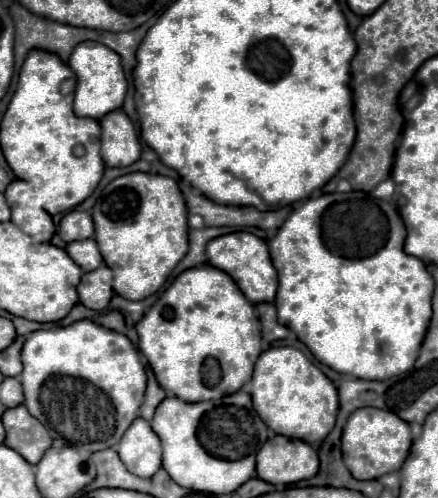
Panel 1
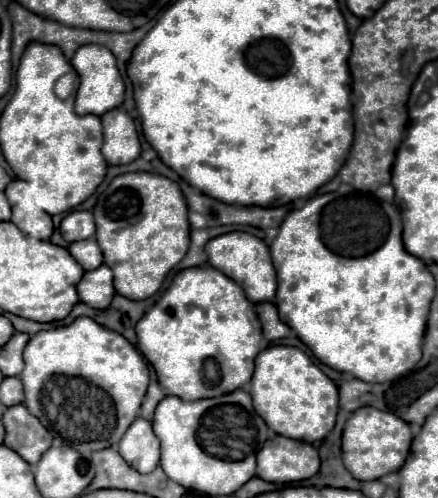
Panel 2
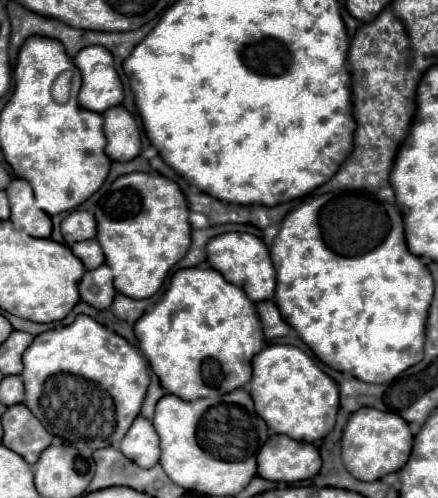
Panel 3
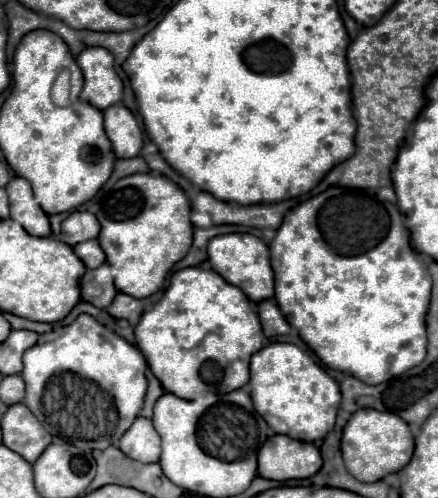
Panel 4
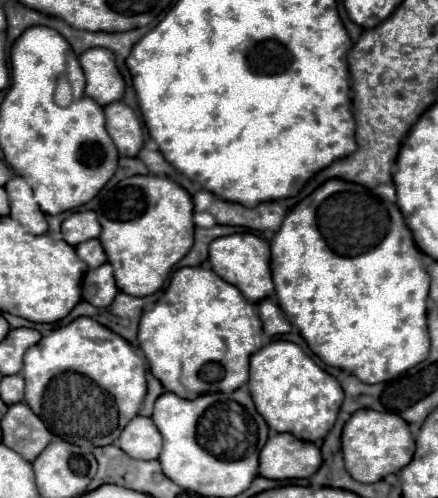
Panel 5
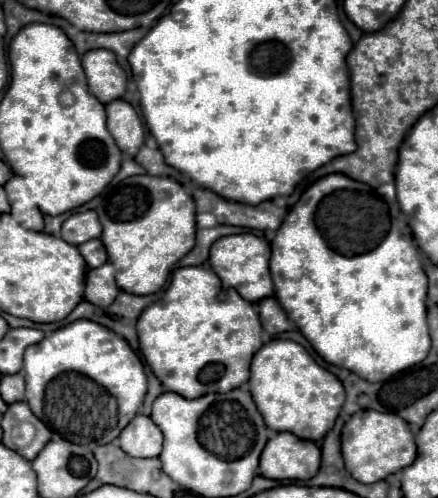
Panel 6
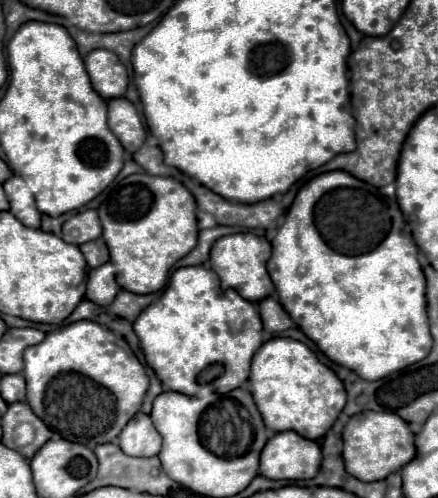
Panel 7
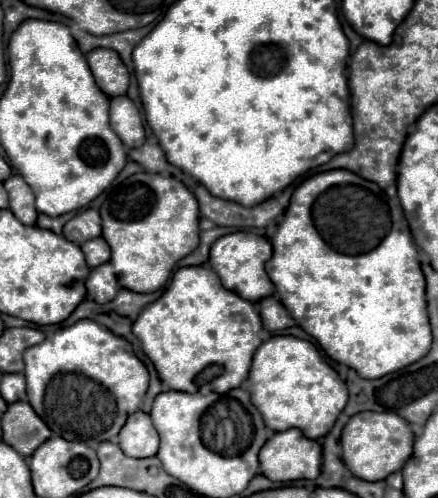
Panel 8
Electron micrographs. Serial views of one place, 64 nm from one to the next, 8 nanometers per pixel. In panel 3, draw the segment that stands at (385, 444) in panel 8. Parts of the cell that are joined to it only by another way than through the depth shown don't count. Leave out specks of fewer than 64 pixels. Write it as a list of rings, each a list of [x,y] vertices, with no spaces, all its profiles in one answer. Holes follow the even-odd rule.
[[[360,408],[354,412],[342,434],[342,462],[346,470],[362,480],[374,482],[382,476],[400,470],[412,450],[412,432],[406,420],[400,420],[394,412],[380,412],[376,408]]]

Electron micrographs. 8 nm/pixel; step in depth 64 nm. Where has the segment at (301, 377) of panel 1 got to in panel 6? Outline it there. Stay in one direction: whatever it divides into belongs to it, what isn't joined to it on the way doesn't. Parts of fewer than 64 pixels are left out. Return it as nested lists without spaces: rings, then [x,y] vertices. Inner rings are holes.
[[[270,340],[256,352],[256,356],[252,358],[248,390],[256,400],[258,412],[264,416],[264,422],[268,424],[268,428],[276,432],[292,432],[302,440],[312,440],[312,442],[322,440],[326,432],[332,430],[334,420],[344,404],[342,382],[334,374],[330,374],[326,368],[318,366],[316,360],[306,352],[306,348],[292,340]]]

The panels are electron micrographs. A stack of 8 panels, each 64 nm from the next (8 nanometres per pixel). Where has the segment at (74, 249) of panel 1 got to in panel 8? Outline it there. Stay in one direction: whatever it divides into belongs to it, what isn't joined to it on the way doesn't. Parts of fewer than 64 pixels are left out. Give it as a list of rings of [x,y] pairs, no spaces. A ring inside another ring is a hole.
[[[104,238],[88,240],[80,248],[82,248],[82,252],[84,252],[86,262],[88,262],[90,268],[96,268],[96,266],[100,266],[100,264],[104,264],[104,262],[110,260],[110,248],[108,248],[108,244],[106,244]]]

